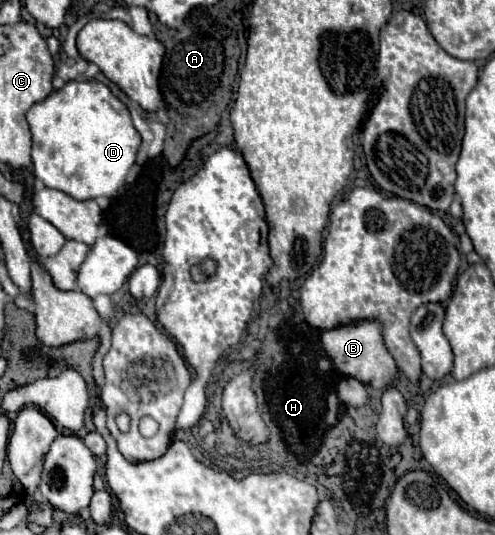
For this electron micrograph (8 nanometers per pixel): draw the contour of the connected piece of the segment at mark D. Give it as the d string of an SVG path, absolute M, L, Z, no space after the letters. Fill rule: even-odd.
M69 81L63 89L33 105L27 113L27 123L32 135L34 176L41 179L49 189L69 193L69 197L77 197L79 201L113 197L123 187L141 145L141 135L135 131L127 107L99 81Z

